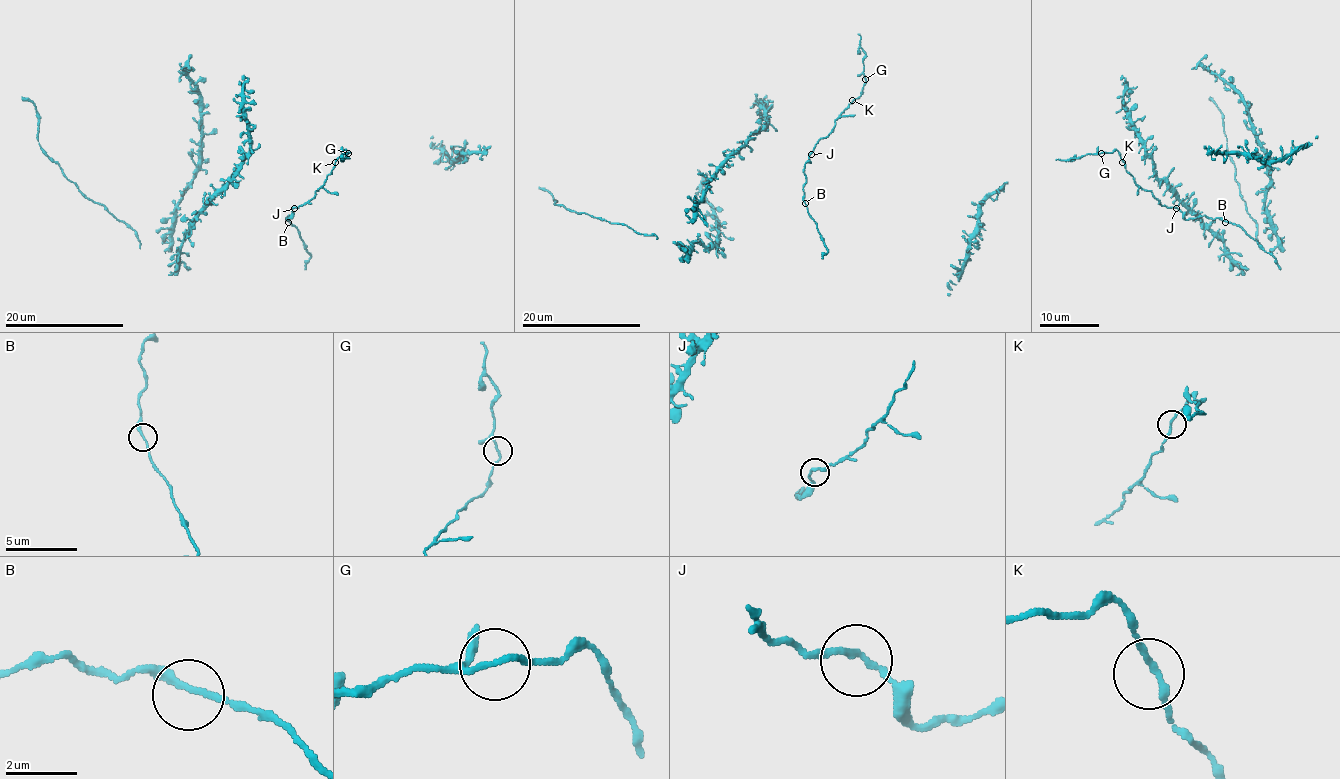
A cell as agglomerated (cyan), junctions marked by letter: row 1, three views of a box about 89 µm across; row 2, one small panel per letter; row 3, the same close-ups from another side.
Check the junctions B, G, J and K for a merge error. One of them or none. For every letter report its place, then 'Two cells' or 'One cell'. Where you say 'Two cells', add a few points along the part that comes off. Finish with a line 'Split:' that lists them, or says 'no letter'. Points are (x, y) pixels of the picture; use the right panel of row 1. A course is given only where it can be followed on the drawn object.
B: Place: (1225, 222). One cell
G: Place: (1101, 153). One cell
J: Place: (1176, 208). One cell
K: Place: (1122, 162). One cell
Split: no letter

